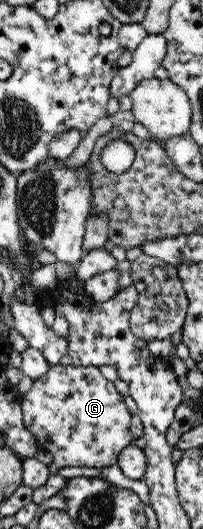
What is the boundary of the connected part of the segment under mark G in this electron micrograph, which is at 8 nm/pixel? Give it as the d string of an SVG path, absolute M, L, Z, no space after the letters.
M51 365L44 378L33 380L33 387L20 399L25 427L34 435L38 448L52 455L58 468L86 466L100 469L118 463L120 453L131 445L133 435L130 432L131 414L124 399L114 388L114 384L102 376L100 368Z

